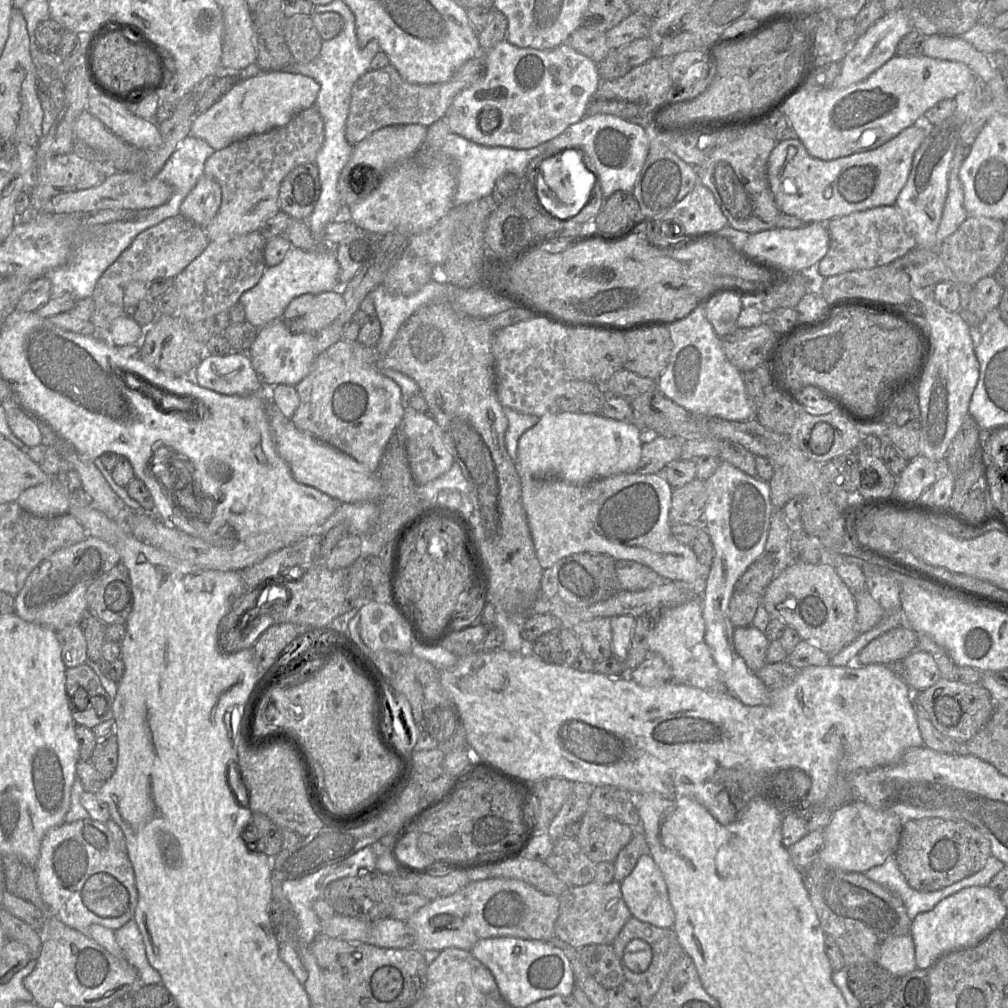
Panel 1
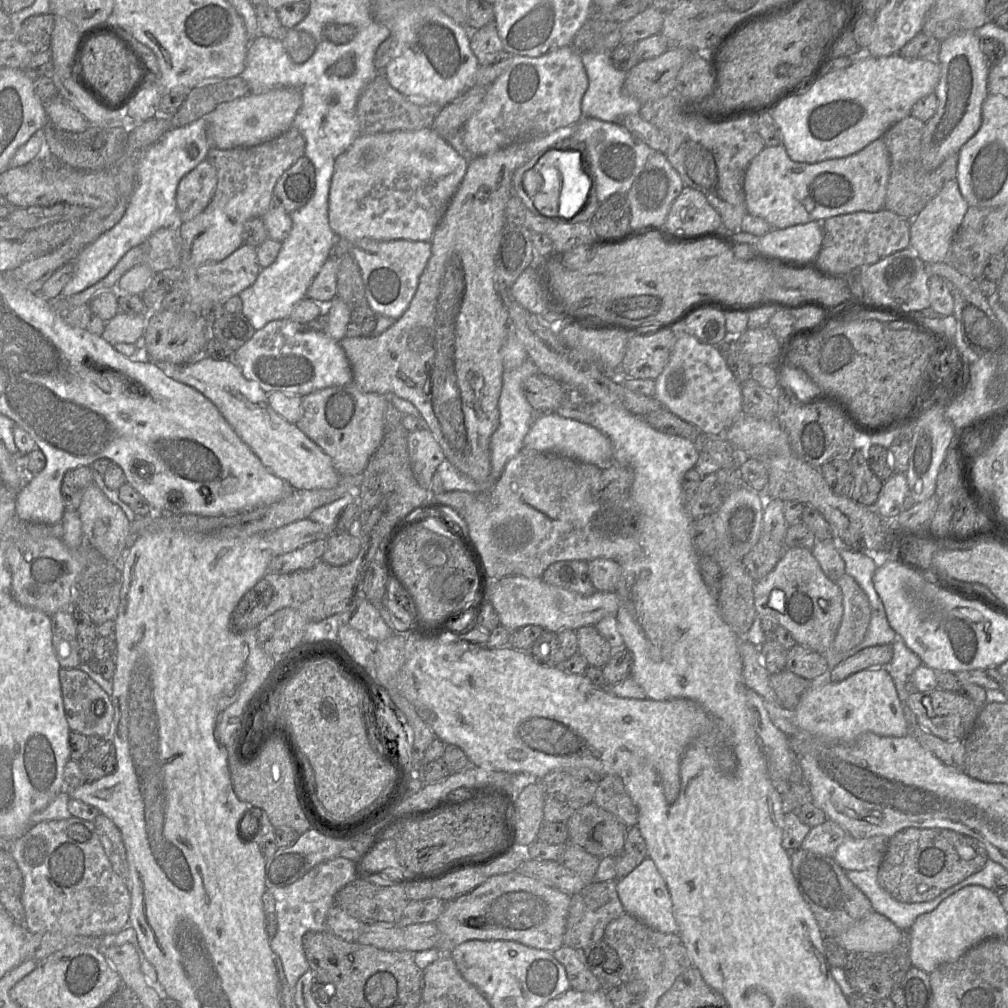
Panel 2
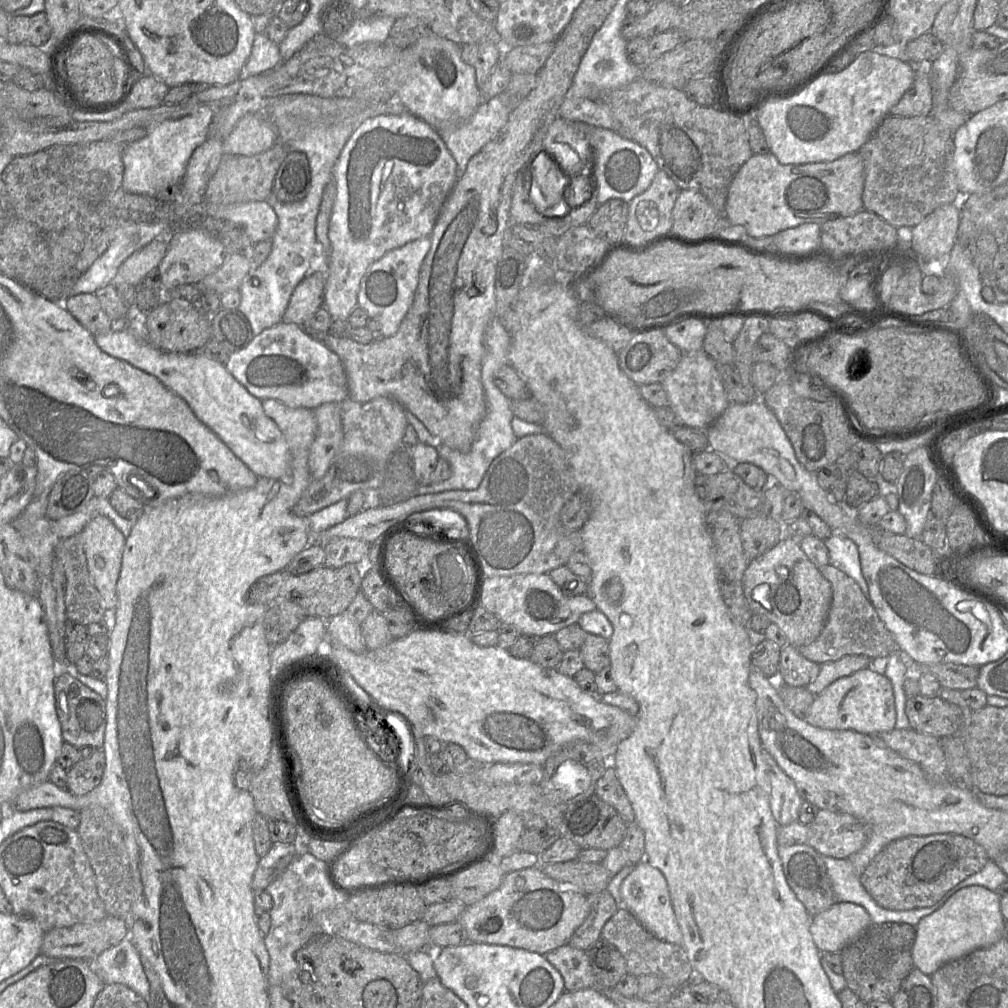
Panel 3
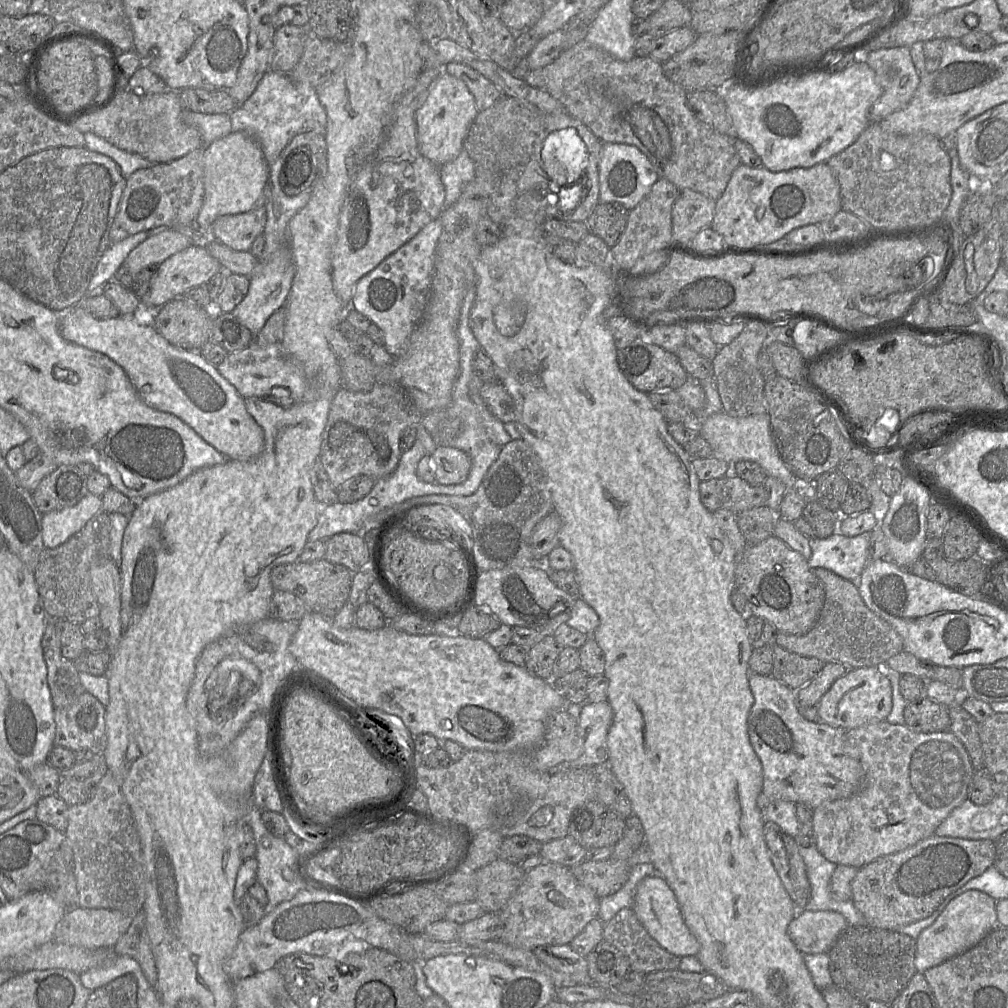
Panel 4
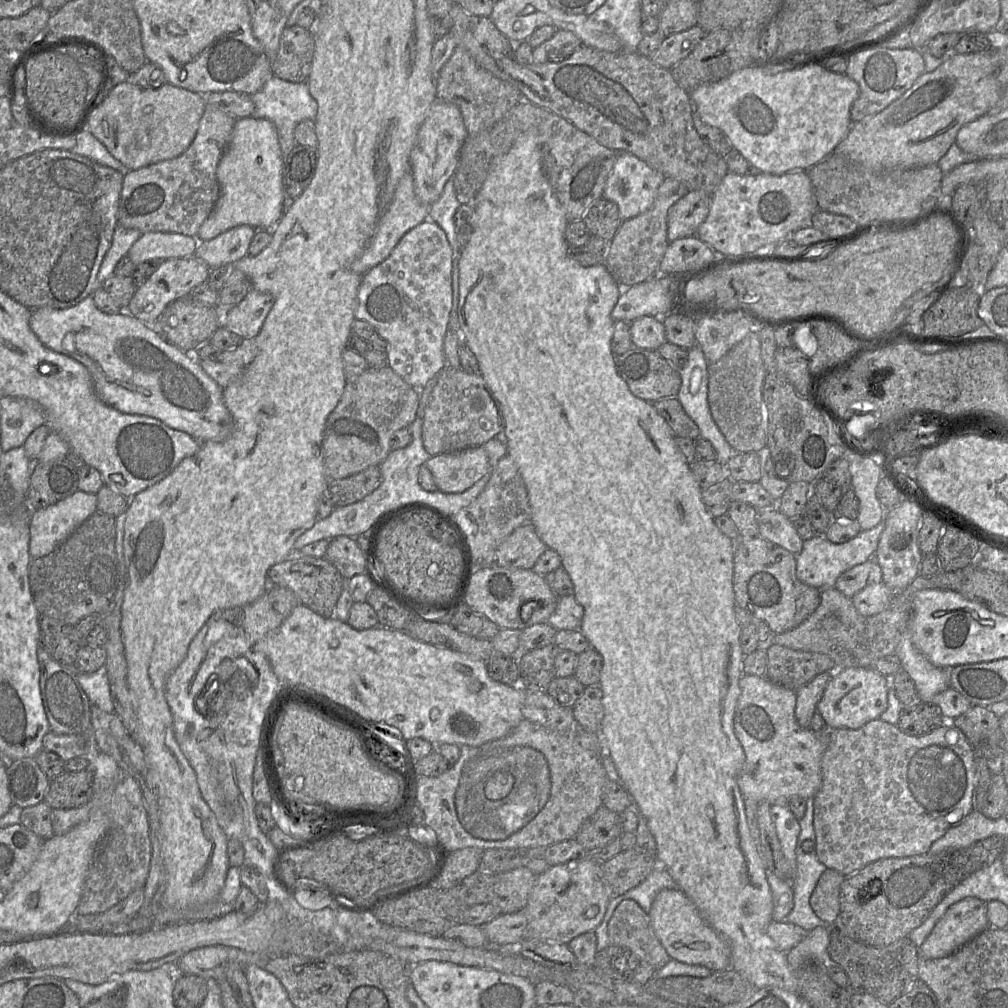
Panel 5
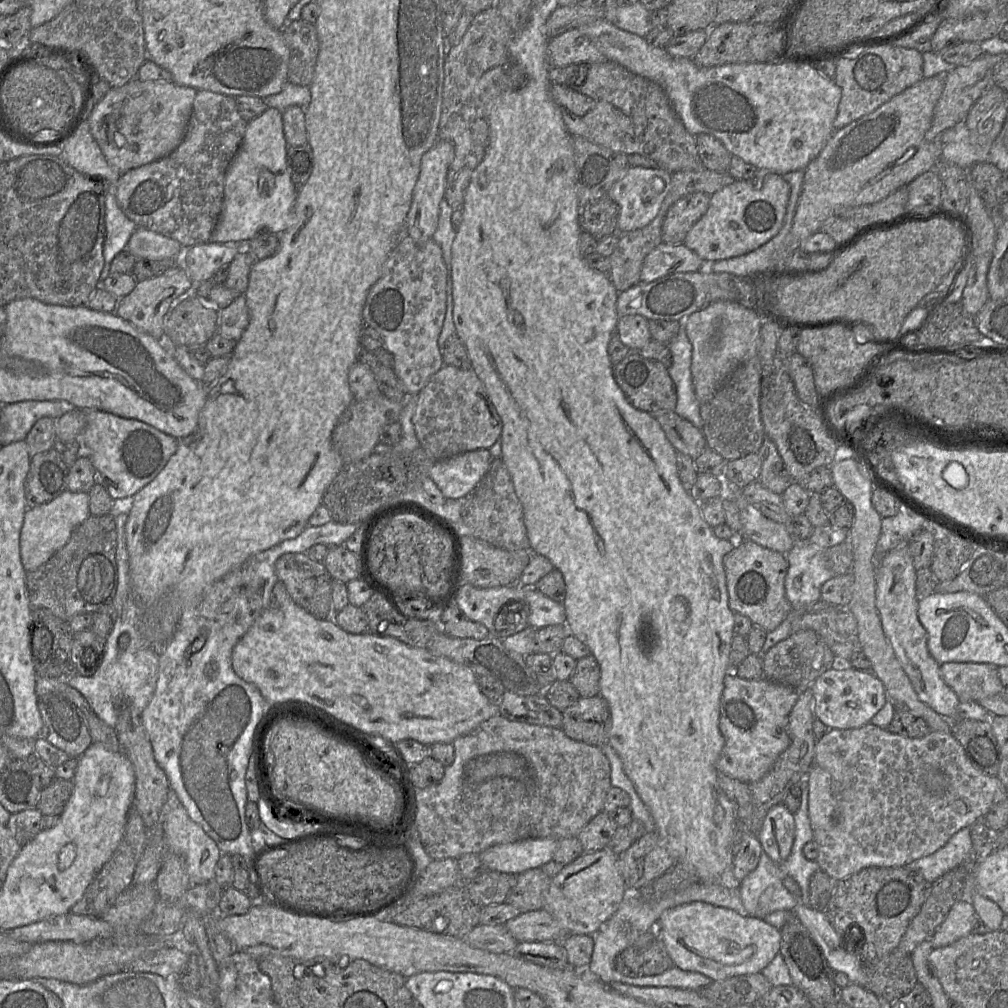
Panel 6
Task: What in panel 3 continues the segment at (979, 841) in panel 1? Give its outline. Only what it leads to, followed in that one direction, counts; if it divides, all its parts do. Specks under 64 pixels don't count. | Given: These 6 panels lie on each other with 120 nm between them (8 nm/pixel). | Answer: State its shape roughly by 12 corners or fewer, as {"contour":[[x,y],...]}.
{"contour":[[962,835],[908,836],[859,879],[880,907],[935,905],[989,860]]}

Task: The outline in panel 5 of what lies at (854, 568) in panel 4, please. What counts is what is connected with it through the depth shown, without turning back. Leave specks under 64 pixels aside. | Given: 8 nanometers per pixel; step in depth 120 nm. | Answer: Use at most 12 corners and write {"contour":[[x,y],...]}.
{"contour":[[885,518],[841,544],[804,540],[797,578],[820,591],[874,558]]}

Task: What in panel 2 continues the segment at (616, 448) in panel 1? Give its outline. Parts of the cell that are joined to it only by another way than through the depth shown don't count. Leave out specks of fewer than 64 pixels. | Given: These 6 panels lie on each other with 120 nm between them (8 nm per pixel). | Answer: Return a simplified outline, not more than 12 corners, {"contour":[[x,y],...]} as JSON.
{"contour":[[555,412],[538,414],[524,448],[611,465],[608,436]]}

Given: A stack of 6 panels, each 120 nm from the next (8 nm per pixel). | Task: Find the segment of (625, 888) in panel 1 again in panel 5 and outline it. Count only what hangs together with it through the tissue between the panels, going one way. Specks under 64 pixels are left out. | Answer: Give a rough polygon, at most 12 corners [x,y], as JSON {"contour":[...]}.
{"contour":[[680,889],[648,915],[672,959],[731,967],[729,946]]}

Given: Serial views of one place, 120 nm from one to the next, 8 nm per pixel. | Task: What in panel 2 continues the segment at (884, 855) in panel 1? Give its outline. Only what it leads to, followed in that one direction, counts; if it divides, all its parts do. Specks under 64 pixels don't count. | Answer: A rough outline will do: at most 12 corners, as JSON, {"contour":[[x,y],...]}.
{"contour":[[846,835],[833,859],[844,871],[878,868],[888,840]]}

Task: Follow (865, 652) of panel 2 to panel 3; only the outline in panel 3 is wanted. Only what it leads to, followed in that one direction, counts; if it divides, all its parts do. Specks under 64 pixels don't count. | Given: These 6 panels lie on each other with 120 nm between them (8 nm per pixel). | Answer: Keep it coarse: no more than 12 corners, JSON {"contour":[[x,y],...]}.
{"contour":[[849,655],[821,665],[806,688],[820,694],[837,679],[866,668],[871,659]]}

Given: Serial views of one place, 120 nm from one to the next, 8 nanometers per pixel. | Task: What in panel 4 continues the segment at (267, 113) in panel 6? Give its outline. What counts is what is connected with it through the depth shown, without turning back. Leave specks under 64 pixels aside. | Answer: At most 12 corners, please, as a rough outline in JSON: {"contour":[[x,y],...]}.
{"contour":[[231,132],[205,146],[204,201],[195,220],[264,206],[260,145]]}

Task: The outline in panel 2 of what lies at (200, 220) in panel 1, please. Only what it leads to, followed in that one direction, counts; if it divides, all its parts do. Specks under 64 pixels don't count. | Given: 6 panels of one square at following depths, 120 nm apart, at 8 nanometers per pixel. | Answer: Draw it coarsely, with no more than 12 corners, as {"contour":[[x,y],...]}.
{"contour":[[206,159],[179,181],[182,222],[205,210],[217,172]]}

